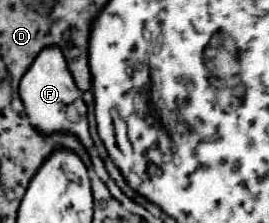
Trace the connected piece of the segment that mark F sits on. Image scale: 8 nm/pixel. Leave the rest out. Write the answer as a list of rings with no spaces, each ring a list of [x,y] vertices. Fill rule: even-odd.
[[[45,47],[39,57],[35,59],[35,63],[29,67],[29,71],[23,75],[21,79],[21,85],[19,85],[19,95],[21,95],[21,101],[25,105],[25,115],[27,119],[31,121],[31,125],[43,133],[43,135],[51,135],[51,133],[71,133],[75,135],[87,149],[89,157],[91,157],[91,163],[93,163],[93,169],[95,173],[99,175],[99,179],[111,187],[111,179],[107,179],[107,169],[103,167],[103,161],[101,157],[97,155],[97,149],[93,145],[93,139],[89,135],[89,123],[87,123],[87,105],[83,101],[83,93],[81,89],[75,85],[69,69],[67,69],[67,63],[63,59],[63,53],[59,51],[59,47]],[[69,107],[73,107],[77,113],[79,113],[79,121],[69,121]]]

